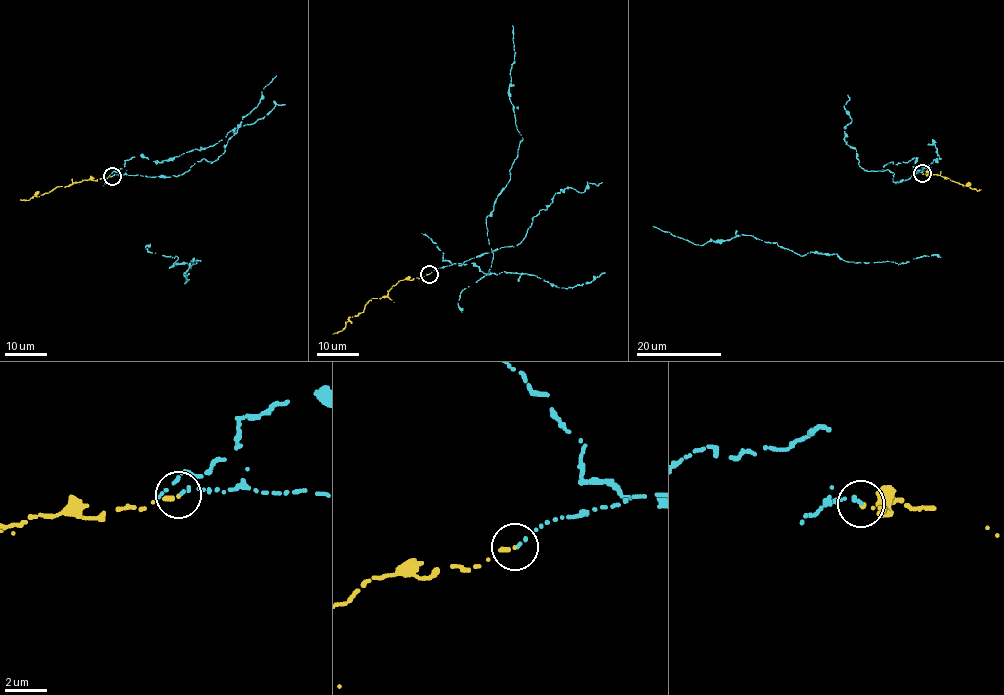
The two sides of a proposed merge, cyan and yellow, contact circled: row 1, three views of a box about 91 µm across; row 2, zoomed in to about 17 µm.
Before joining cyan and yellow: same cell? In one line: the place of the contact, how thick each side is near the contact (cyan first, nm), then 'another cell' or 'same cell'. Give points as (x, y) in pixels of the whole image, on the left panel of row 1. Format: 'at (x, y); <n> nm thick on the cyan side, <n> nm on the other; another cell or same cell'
at (112, 176); 160 nm thick on the cyan side, 200 nm on the other; same cell

